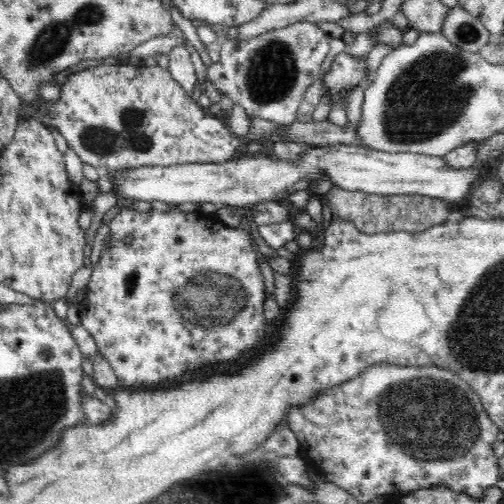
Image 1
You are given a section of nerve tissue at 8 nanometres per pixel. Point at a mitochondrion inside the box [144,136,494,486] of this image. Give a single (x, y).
(440, 416)

